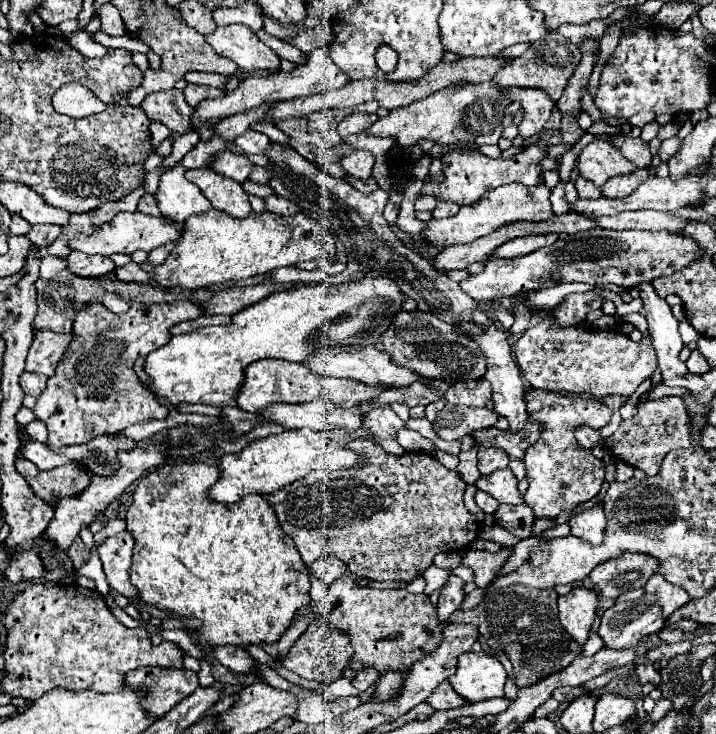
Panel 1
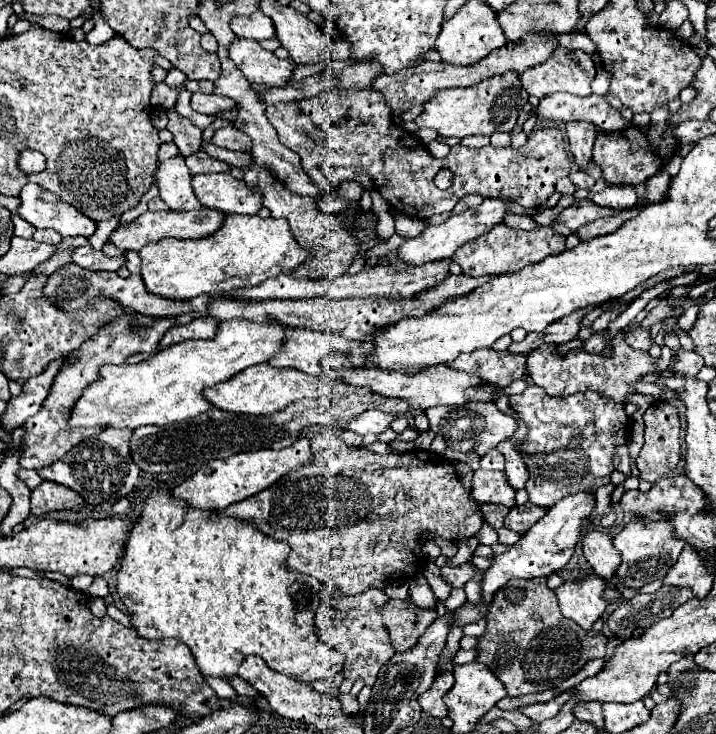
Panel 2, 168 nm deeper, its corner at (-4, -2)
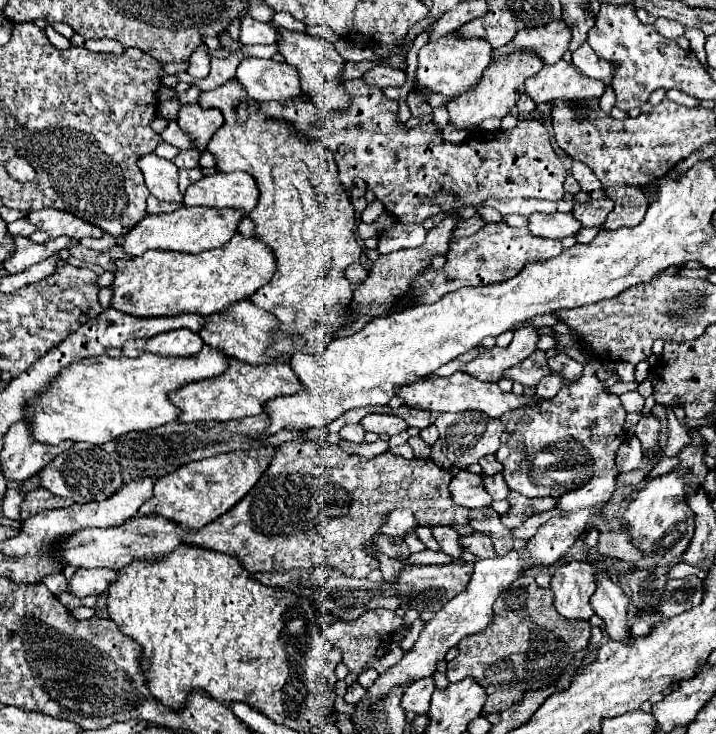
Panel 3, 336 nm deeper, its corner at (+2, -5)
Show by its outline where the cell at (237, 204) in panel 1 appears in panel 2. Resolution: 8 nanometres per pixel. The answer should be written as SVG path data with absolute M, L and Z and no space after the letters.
M230 172L198 174L192 178L198 202L226 214L256 214L262 208L262 196L244 180L236 180Z

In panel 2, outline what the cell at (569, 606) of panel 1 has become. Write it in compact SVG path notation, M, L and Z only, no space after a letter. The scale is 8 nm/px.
M588 574L574 582L564 582L554 590L554 594L558 598L560 612L584 630L590 630L606 610L606 602L602 600L604 588L606 584L602 578Z

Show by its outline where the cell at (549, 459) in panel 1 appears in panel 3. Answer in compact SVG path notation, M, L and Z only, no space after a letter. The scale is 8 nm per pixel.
M588 363L584 375L562 387L554 399L538 399L538 405L526 403L500 417L504 423L502 447L496 457L504 465L504 479L510 489L524 497L554 497L586 483L594 473L612 469L616 449L624 441L626 411L620 399L606 393L596 377L600 363Z

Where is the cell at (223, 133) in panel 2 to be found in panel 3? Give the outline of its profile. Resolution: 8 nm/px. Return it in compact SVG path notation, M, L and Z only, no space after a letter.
M170 121L170 123L168 123L166 131L162 133L162 141L170 143L170 145L174 145L174 147L178 147L178 149L196 149L194 139L188 137L188 135L180 129L180 125L178 125L176 121Z

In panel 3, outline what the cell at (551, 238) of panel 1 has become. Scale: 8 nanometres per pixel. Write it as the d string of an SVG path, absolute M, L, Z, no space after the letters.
M504 221L488 223L476 235L454 239L450 243L450 251L446 253L444 271L434 271L430 267L430 271L426 271L426 275L422 275L422 279L414 283L412 291L418 291L418 287L422 291L428 291L428 295L424 299L418 299L418 303L420 301L432 303L432 301L438 301L442 295L450 291L458 291L462 287L480 287L480 285L506 281L518 275L518 271L522 271L526 263L552 259L552 257L558 257L560 253L562 253L562 243L558 239L542 239L542 237L532 235L528 227L518 229L518 227L510 227Z

